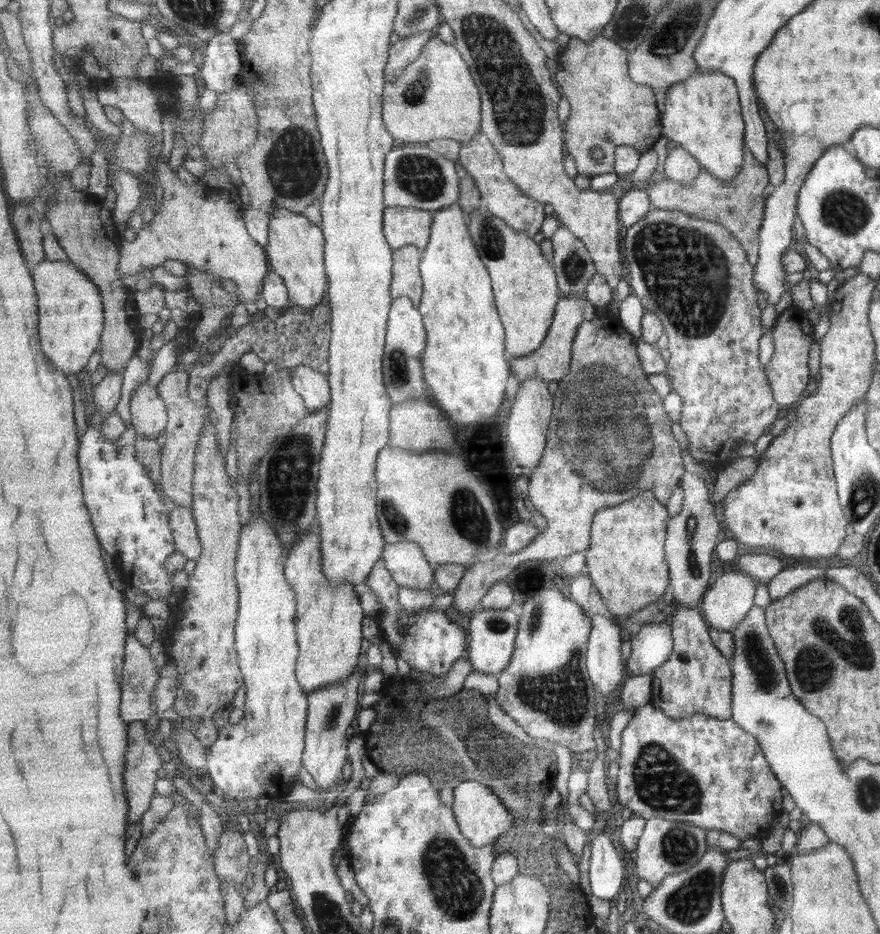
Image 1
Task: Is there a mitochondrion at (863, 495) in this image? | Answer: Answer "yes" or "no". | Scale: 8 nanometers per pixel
yes

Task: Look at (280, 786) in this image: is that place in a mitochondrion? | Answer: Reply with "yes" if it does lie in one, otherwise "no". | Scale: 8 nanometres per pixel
no

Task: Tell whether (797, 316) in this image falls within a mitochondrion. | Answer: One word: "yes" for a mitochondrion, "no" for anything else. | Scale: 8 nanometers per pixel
no

